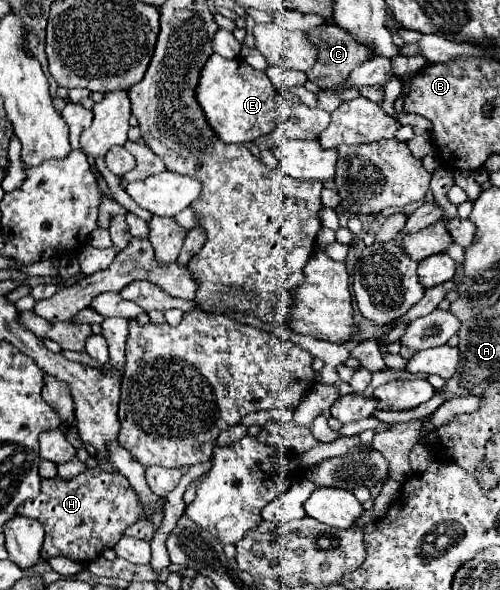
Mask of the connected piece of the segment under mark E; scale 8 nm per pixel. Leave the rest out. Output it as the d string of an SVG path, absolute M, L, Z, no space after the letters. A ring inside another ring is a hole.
M212 55L202 69L202 83L198 85L198 103L202 103L210 125L224 143L250 143L284 123L290 109L276 105L274 95L278 95L278 89L272 85L272 79L264 71L252 69L242 57L224 59Z

